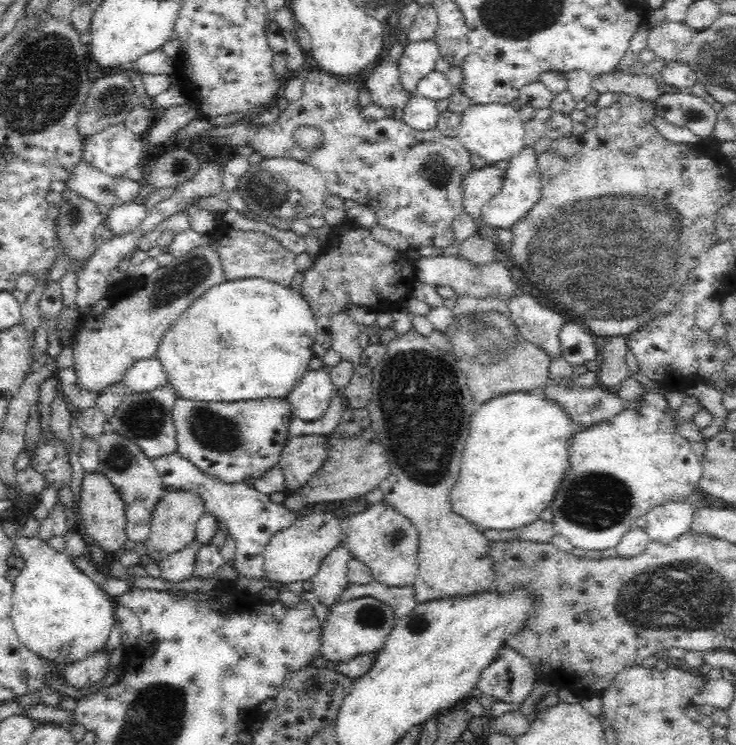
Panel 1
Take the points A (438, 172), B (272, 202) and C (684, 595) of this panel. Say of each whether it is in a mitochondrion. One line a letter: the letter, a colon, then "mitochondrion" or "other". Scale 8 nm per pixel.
A: mitochondrion
B: mitochondrion
C: mitochondrion

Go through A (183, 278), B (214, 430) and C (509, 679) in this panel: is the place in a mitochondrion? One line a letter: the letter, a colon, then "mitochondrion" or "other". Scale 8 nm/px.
A: mitochondrion
B: mitochondrion
C: other

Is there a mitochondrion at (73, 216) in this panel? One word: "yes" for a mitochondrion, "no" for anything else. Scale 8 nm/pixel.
yes

